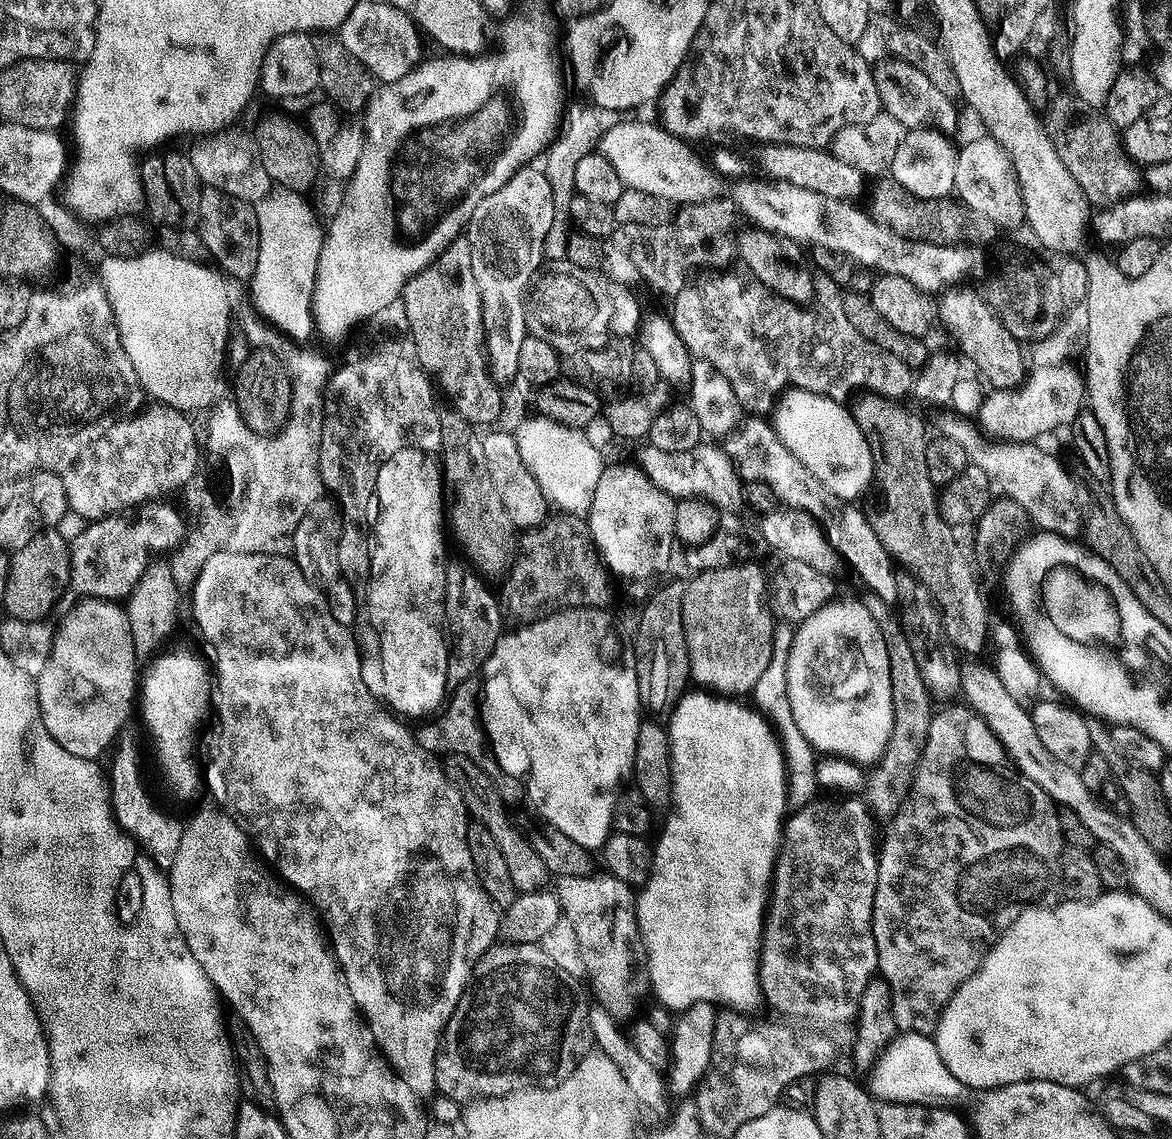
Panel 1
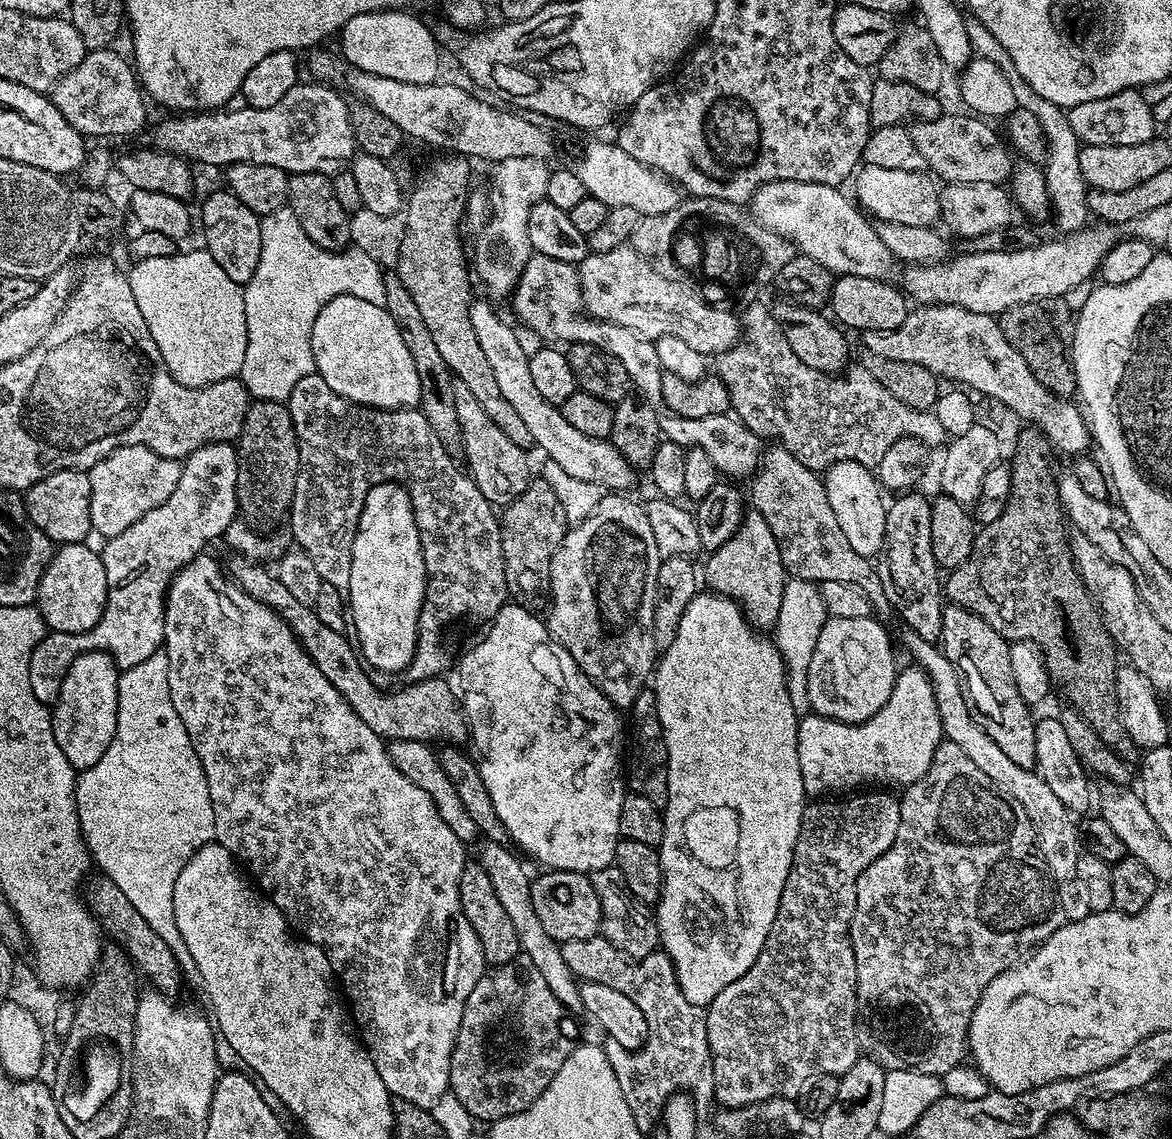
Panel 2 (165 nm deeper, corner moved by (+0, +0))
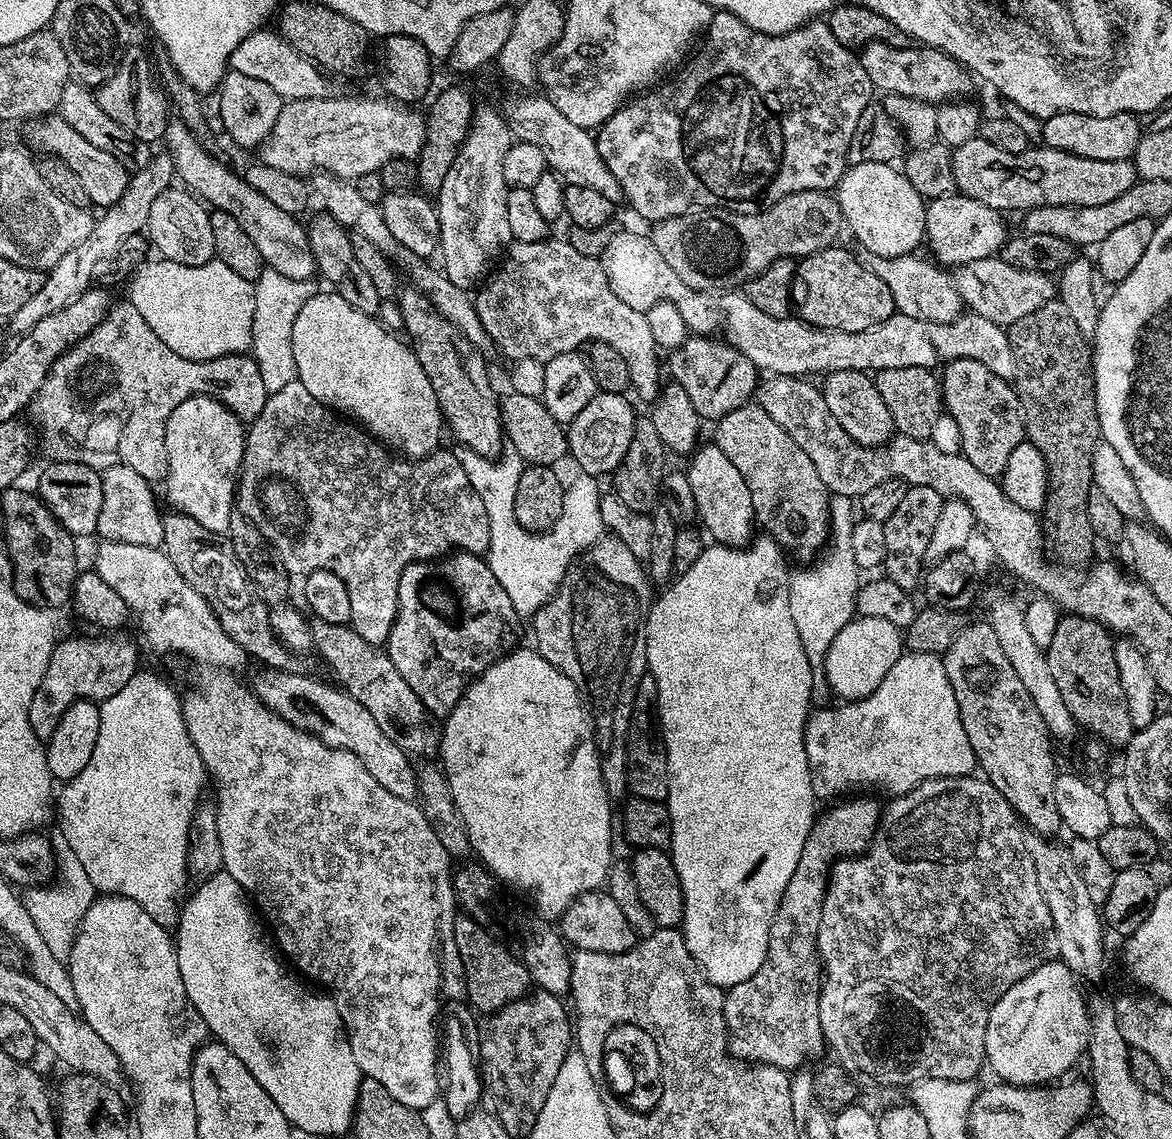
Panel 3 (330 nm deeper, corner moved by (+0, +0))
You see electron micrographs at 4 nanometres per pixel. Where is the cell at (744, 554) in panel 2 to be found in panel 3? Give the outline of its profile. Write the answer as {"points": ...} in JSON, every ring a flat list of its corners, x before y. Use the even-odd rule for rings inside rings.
{"points":[[704,442,692,453,687,464,686,475,690,490,694,493,694,506,699,523,704,523,703,531,708,531,715,543,725,544,727,548,745,547,753,539,758,525,754,502,750,502,750,489,742,479,742,474,738,474,734,462,730,462,730,458,722,454,716,443]]}

